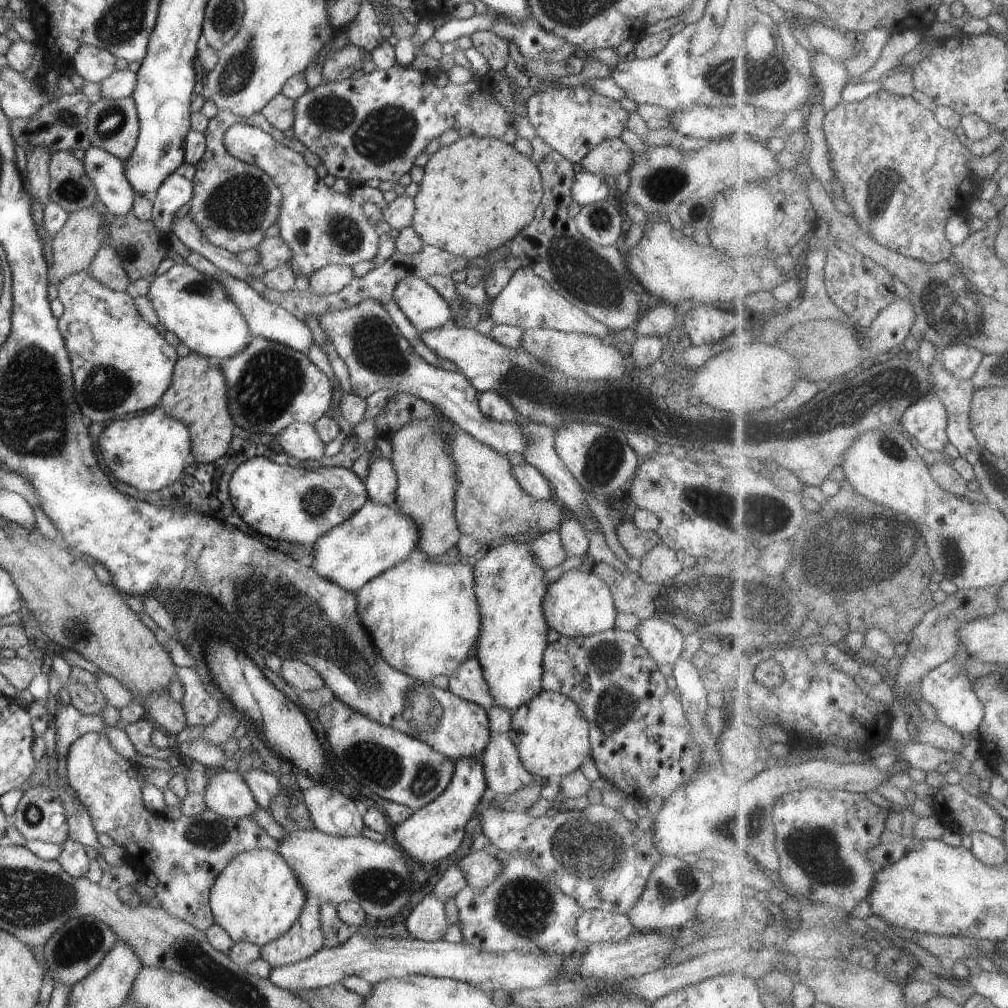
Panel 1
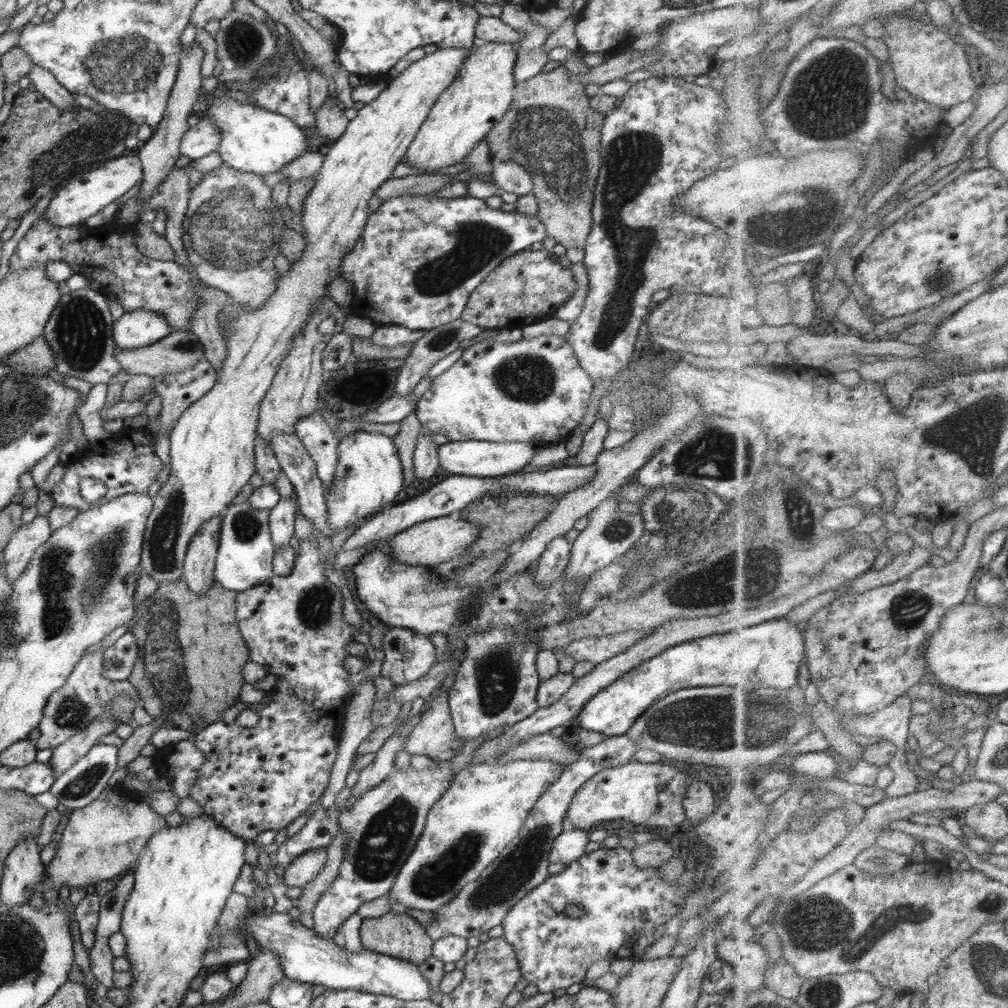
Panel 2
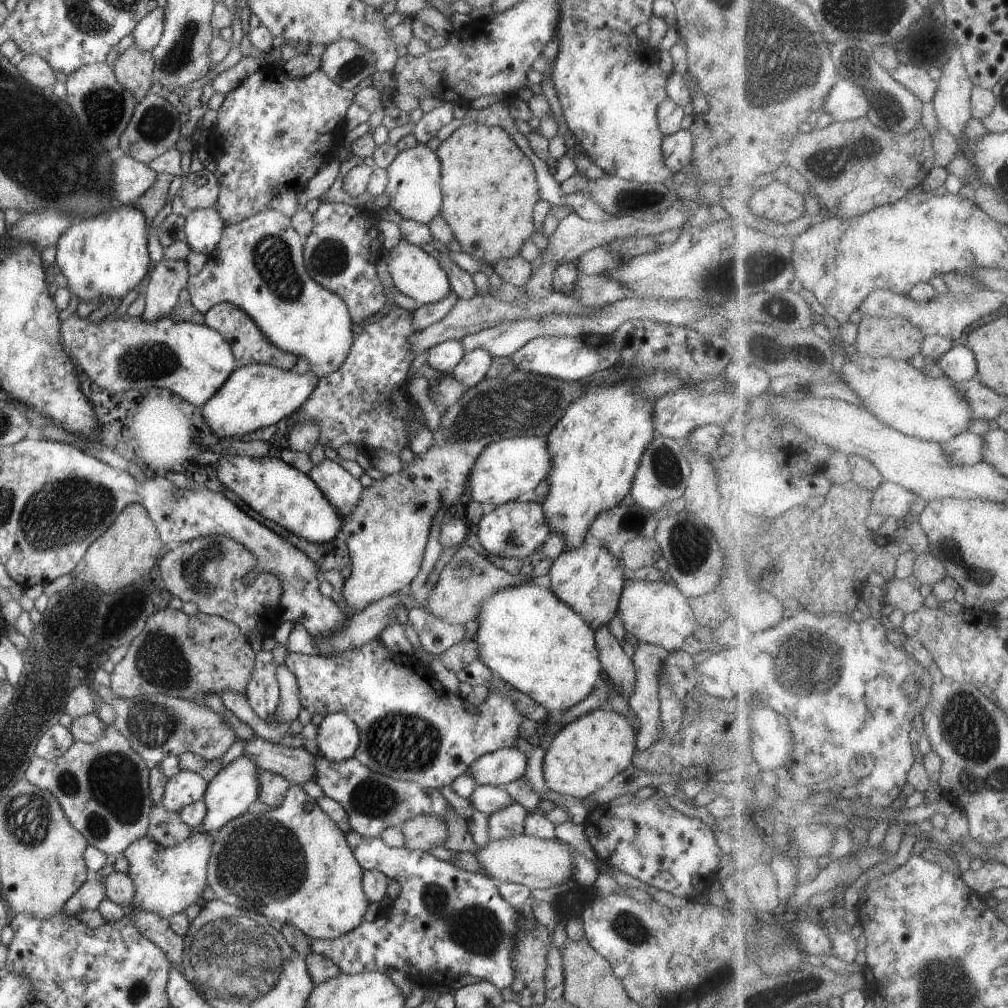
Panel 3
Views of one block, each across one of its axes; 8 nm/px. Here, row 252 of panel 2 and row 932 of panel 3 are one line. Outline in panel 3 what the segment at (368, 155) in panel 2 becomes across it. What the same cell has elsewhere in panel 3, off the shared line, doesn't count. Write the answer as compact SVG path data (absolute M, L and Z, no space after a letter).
M287 785L287 793L279 808L272 808L271 811L262 811L259 814L246 811L239 817L227 822L221 829L214 832L210 858L207 866L207 886L212 888L215 898L229 904L230 906L246 909L261 915L270 920L279 920L283 925L296 927L303 935L311 939L335 939L354 930L364 919L368 910L369 900L363 891L364 870L360 863L354 858L352 850L345 839L345 832L317 805L315 799L308 796L300 785Z

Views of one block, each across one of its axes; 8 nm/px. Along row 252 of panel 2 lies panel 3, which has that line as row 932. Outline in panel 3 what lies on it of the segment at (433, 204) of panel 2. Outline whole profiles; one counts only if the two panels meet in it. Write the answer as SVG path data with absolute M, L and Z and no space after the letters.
M354 829L345 834L345 839L364 872L379 870L390 881L397 882L401 889L392 904L381 909L372 922L362 919L354 930L335 939L313 939L311 949L314 953L335 962L345 975L379 972L389 976L390 970L400 970L413 984L434 988L446 986L459 976L470 974L478 976L481 981L488 981L497 989L511 986L514 978L511 950L522 914L502 898L498 890L500 882L488 875L468 872L420 849L388 847L380 837L365 837Z

